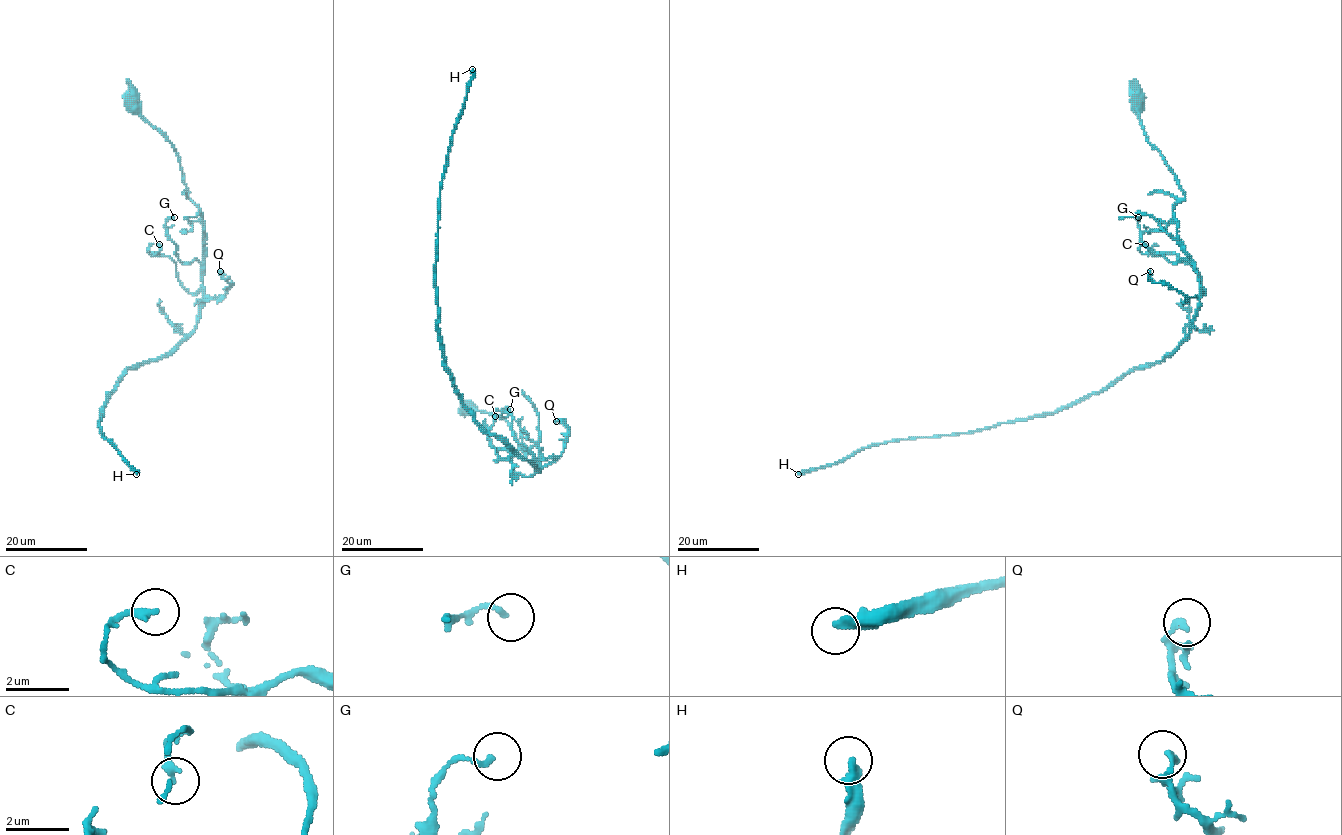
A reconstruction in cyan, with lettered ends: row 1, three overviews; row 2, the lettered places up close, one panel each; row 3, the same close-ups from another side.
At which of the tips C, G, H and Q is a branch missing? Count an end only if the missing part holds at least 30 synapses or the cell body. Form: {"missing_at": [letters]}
{"missing_at": ["H"]}

